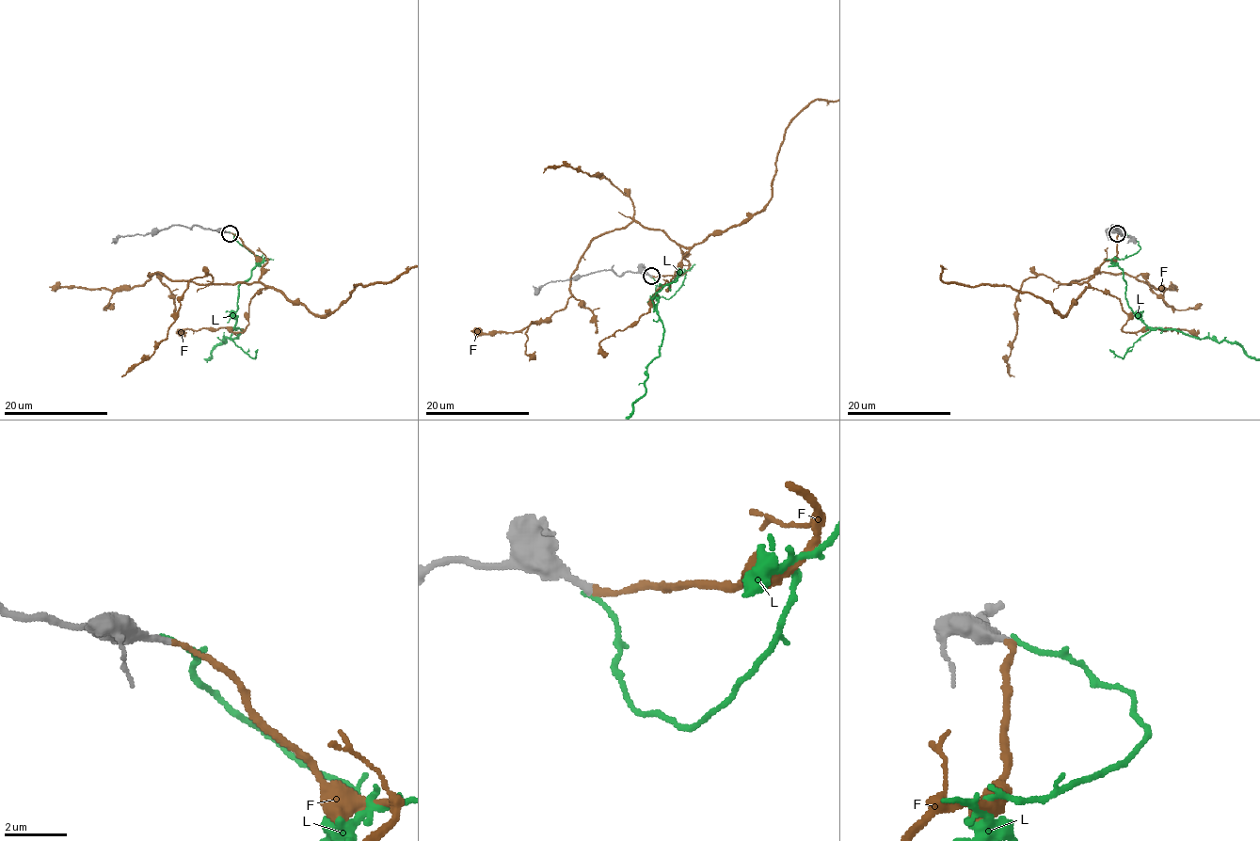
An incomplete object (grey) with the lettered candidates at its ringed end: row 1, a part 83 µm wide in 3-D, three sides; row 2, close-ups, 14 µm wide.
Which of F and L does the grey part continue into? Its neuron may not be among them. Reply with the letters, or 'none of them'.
F

